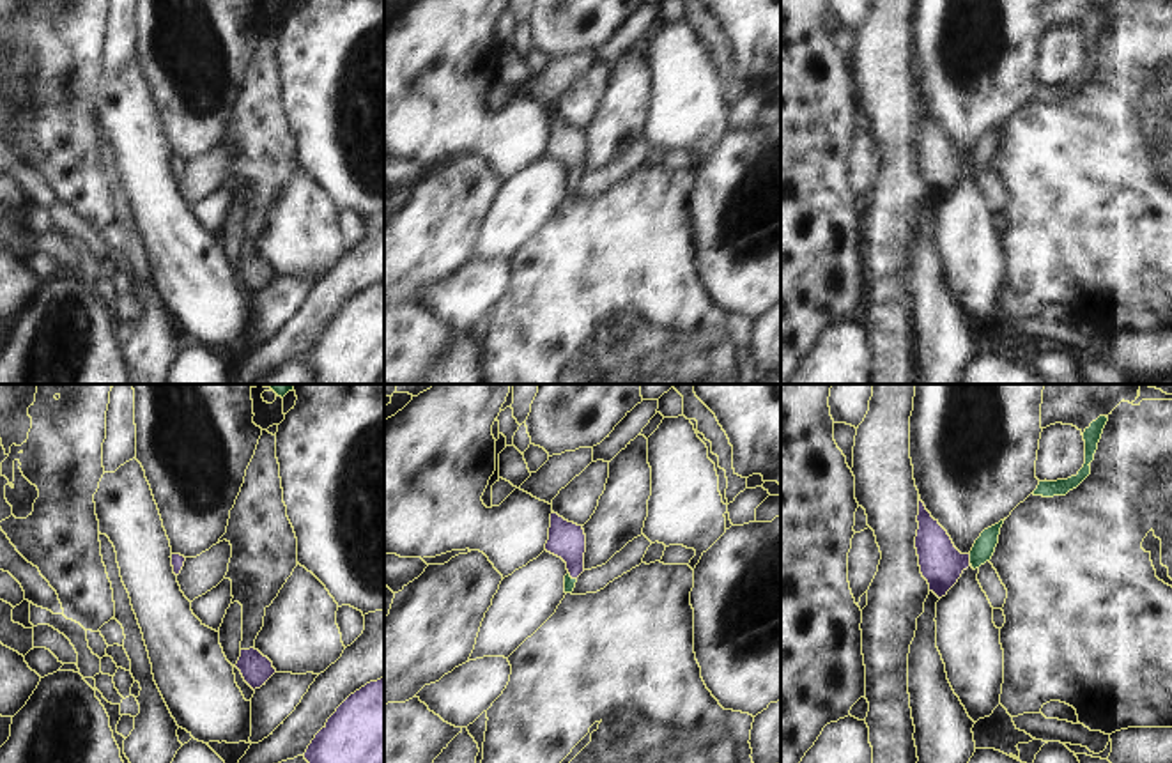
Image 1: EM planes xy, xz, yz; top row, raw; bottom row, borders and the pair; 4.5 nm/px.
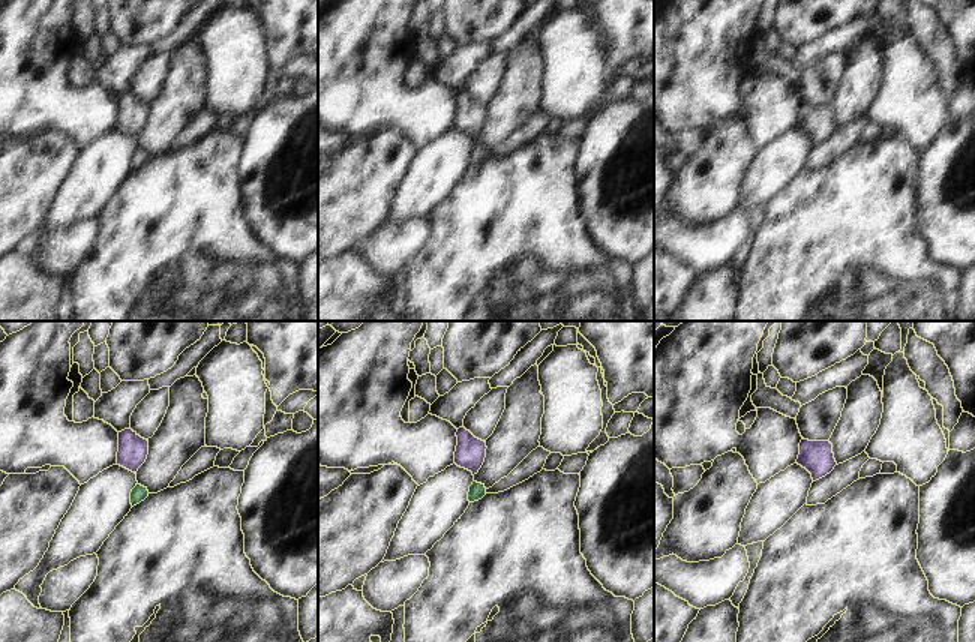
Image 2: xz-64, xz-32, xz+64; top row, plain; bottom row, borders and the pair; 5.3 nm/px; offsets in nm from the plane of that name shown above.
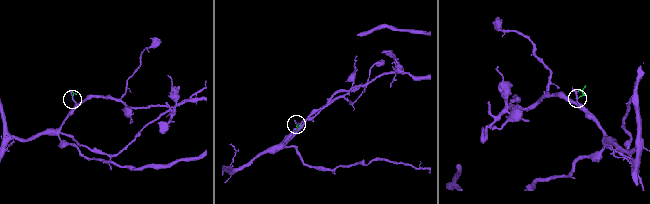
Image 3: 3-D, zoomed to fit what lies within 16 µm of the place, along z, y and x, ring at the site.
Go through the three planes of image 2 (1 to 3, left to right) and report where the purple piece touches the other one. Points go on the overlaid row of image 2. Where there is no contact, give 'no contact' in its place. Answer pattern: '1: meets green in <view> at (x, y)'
1: no contact
2: no contact
3: no contact

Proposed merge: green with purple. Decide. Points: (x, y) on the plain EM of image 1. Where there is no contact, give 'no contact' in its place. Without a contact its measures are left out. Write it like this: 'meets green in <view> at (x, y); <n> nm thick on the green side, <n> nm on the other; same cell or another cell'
meets green in yz at (971, 163); 100 nm thick on the green side, 190 nm on the other; same cell

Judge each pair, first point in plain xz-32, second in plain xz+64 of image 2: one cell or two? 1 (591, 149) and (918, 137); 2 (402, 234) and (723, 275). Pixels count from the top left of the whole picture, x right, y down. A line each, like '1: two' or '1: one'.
1: two
2: two

